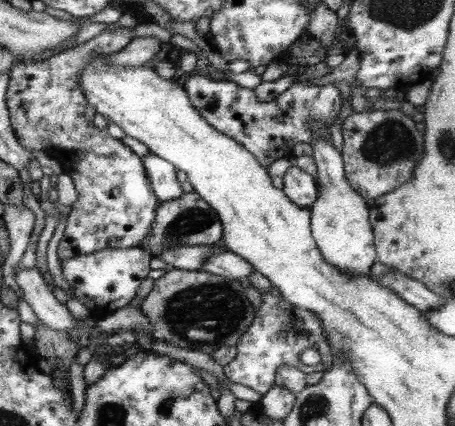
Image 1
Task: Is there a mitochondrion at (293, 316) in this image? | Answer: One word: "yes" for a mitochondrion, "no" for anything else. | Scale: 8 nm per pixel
no

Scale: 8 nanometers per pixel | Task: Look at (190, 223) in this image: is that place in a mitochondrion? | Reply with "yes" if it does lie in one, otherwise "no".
yes

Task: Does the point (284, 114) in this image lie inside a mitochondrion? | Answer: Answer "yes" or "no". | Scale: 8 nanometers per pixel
no

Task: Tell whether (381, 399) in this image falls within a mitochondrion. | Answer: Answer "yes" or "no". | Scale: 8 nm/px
no

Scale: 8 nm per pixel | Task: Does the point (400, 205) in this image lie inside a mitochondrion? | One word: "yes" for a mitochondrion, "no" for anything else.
no

